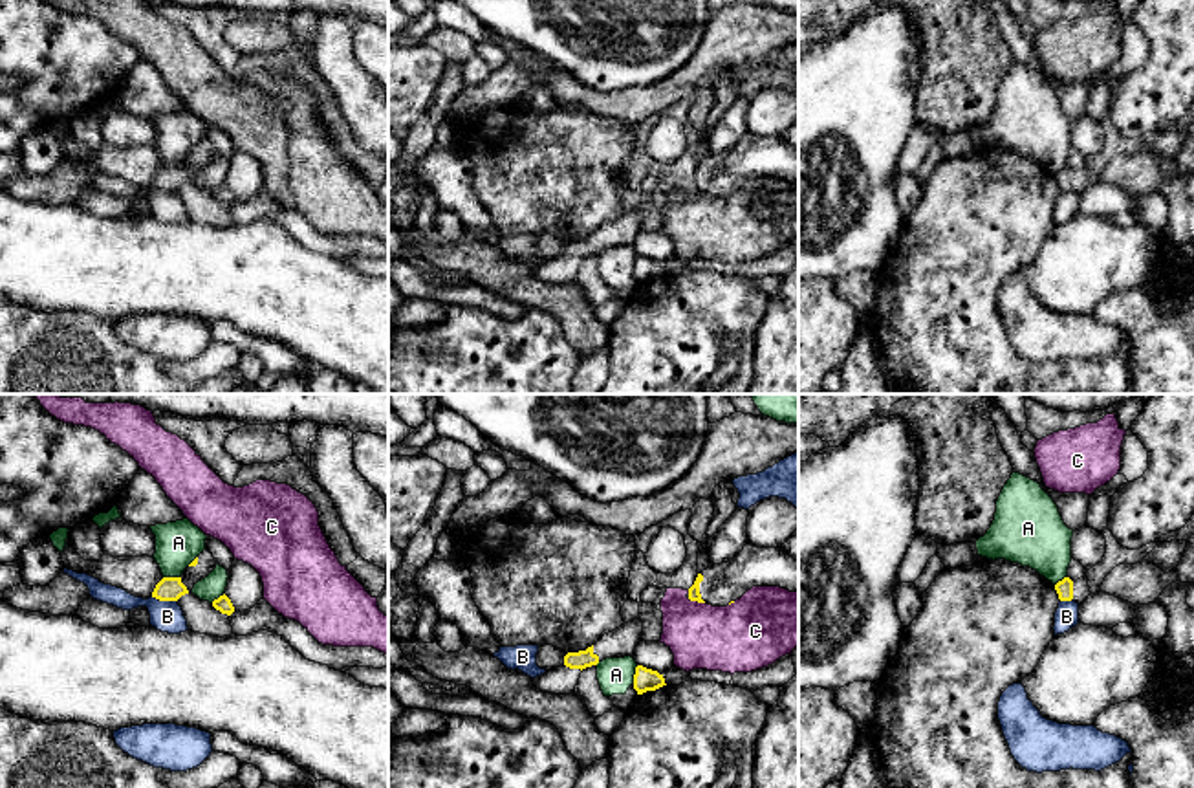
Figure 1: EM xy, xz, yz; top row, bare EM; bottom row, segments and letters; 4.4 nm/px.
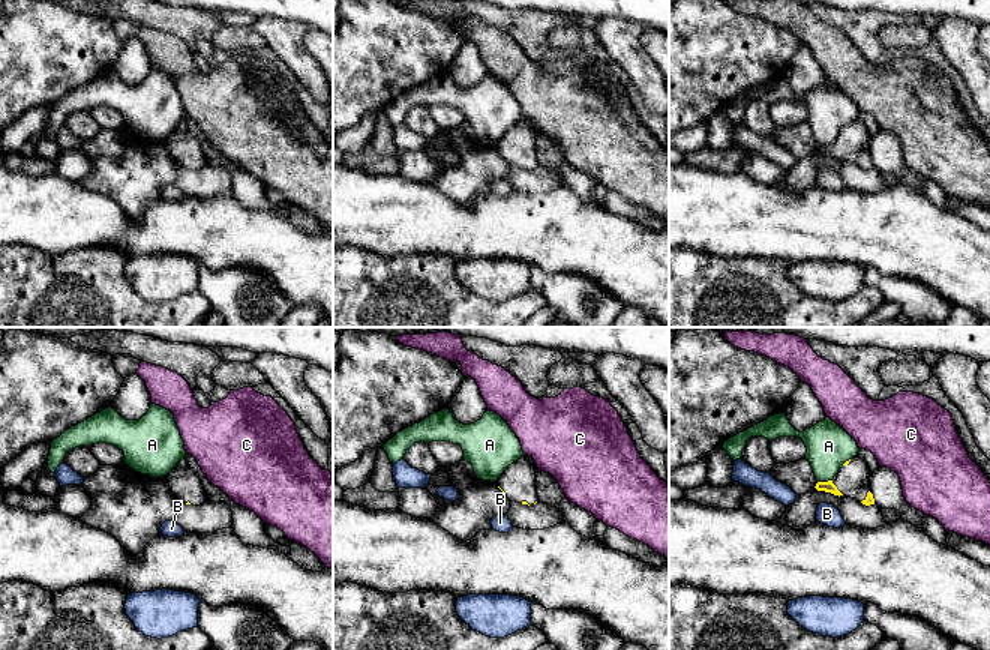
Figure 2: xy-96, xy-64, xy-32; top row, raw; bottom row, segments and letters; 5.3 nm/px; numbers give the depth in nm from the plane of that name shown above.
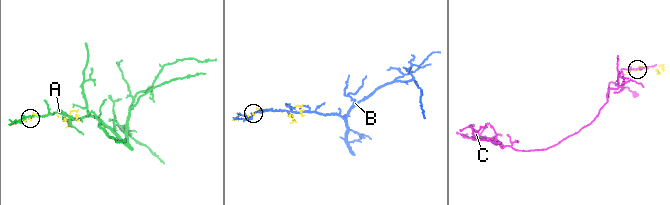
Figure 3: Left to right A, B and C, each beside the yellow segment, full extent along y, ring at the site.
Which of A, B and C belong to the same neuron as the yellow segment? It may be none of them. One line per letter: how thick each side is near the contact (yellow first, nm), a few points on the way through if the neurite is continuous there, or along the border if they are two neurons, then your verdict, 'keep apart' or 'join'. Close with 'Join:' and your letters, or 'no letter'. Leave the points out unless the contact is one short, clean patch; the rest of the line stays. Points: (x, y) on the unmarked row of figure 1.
A: 100/160 nm | keep apart
B: 110/140 nm | keep apart
C: 50/300 nm | keep apart
Join: no letter

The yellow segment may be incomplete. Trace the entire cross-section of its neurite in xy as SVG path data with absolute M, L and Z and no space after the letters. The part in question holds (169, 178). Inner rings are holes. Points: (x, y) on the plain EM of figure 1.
M205 137L179 167L163 167L156 174L152 187L159 191L178 191L181 185L192 183L194 174L205 169L216 154L212 143Z

